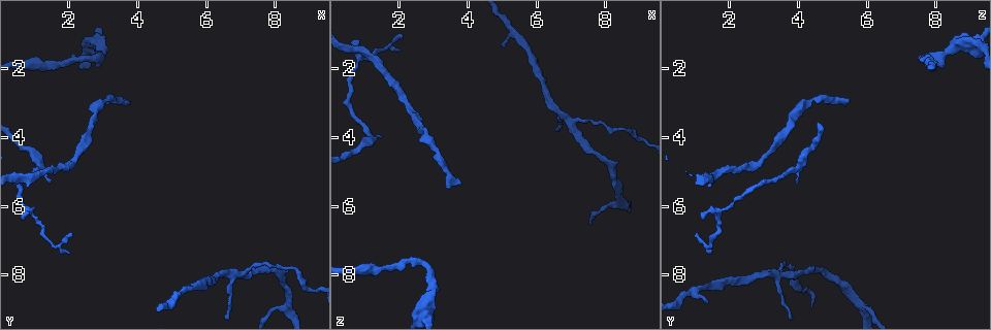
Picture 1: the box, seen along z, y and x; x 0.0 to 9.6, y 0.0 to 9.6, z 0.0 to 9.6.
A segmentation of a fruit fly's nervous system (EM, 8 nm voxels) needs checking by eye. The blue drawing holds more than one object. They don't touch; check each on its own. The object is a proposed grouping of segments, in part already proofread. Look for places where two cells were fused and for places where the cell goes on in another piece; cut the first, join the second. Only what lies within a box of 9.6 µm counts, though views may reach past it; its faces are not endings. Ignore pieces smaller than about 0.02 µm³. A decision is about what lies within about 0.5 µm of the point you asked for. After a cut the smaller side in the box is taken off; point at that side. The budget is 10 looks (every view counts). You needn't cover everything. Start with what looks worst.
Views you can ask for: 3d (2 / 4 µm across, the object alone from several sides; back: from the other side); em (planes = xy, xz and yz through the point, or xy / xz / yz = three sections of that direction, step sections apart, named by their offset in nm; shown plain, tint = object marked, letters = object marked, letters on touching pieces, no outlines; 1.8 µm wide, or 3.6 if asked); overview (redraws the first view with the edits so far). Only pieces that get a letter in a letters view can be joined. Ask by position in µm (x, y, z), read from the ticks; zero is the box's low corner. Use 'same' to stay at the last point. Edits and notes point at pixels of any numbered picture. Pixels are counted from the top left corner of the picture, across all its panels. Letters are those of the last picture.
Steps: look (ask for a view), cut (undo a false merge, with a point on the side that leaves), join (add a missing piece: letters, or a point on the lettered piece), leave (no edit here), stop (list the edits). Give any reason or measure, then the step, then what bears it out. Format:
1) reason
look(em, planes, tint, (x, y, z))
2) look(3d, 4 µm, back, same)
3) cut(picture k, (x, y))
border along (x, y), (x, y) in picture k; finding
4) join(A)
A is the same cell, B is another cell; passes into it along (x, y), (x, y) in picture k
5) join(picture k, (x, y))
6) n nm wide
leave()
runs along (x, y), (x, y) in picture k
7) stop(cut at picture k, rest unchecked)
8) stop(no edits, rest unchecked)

an open end
look(3d, 4 µm, (3.85, 3.00, 5.25))

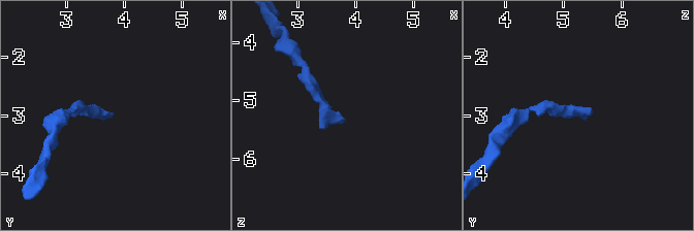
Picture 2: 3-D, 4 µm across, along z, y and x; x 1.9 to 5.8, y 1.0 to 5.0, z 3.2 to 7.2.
look(em, planes, letters, (3.80, 3.00, 5.30))

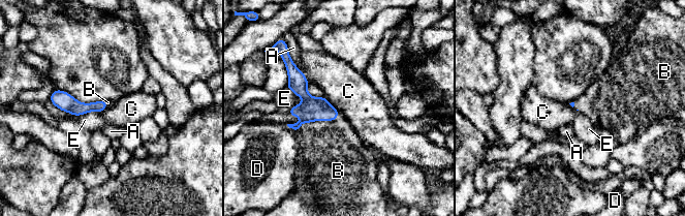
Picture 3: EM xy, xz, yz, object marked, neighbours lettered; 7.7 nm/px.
join(B)
B is the same cell, A, C, D and E are other cells; passes into it along (311, 109), (318, 120), (329, 150) in picture 3; it goes on there

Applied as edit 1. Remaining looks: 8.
sharp bend
look(em, planes, letters, (2.55, 1.70, 7.65))

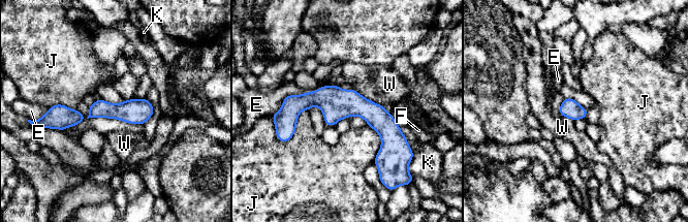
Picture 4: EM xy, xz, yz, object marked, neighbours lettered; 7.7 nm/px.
leave()
E, F, J, K and W are other cells; border along (352, 88), (367, 98), (382, 105) in picture 4; one cell here

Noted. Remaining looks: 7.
look(3d, 4 µm, (1.40, 5.30, 3.95))

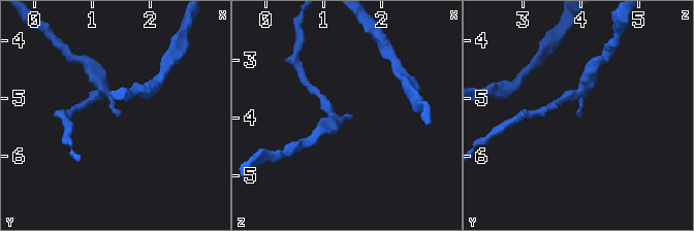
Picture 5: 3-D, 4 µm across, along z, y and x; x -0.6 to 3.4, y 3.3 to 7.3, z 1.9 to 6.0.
need the tissue
look(em, planes, plain, (1.50, 5.30, 4.00))

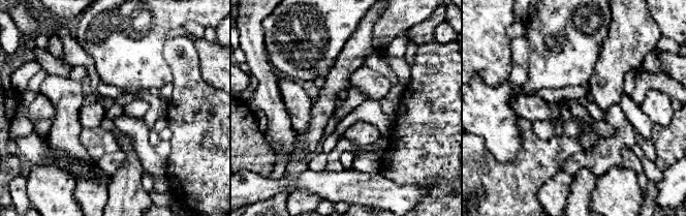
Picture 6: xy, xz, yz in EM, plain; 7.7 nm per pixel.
look(em, planes, letters, same)

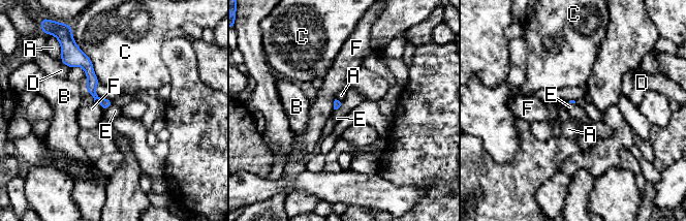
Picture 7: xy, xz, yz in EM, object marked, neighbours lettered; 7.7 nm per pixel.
C touches over 340 nm
leave()
A, B, C, D, E and F are other cells; border along (112, 103), (103, 111) in picture 7; no lettered piece goes on from it

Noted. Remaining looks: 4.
three-way junction
look(em, xz, step 4, tint, (8.30, 8.85, 5.85))

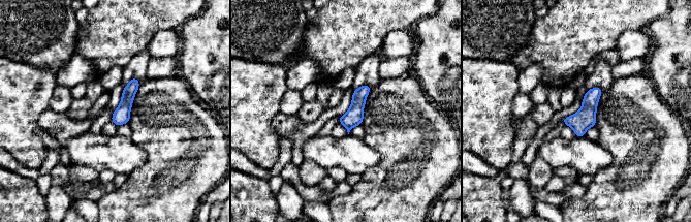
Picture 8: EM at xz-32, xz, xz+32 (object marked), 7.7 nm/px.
look(em, xy, step 4, letters, same)

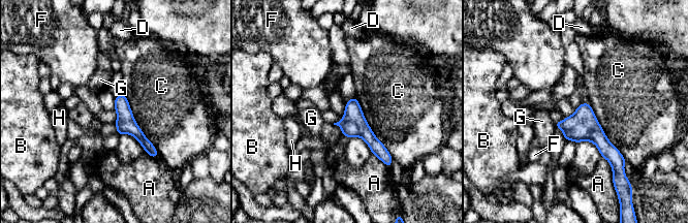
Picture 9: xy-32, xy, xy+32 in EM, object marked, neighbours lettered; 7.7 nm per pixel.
leave()
A, B, C, D, F, G and H are other cells; runs along (352, 100), (353, 121), (387, 161) in picture 9; one cell here

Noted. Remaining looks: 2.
stop(join at picture 3, rest unchecked)

